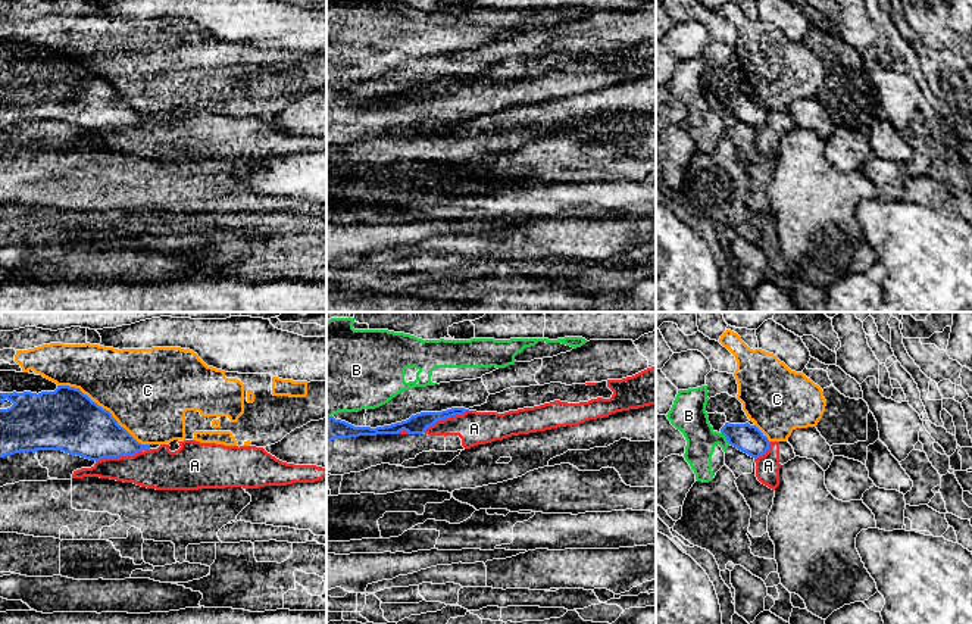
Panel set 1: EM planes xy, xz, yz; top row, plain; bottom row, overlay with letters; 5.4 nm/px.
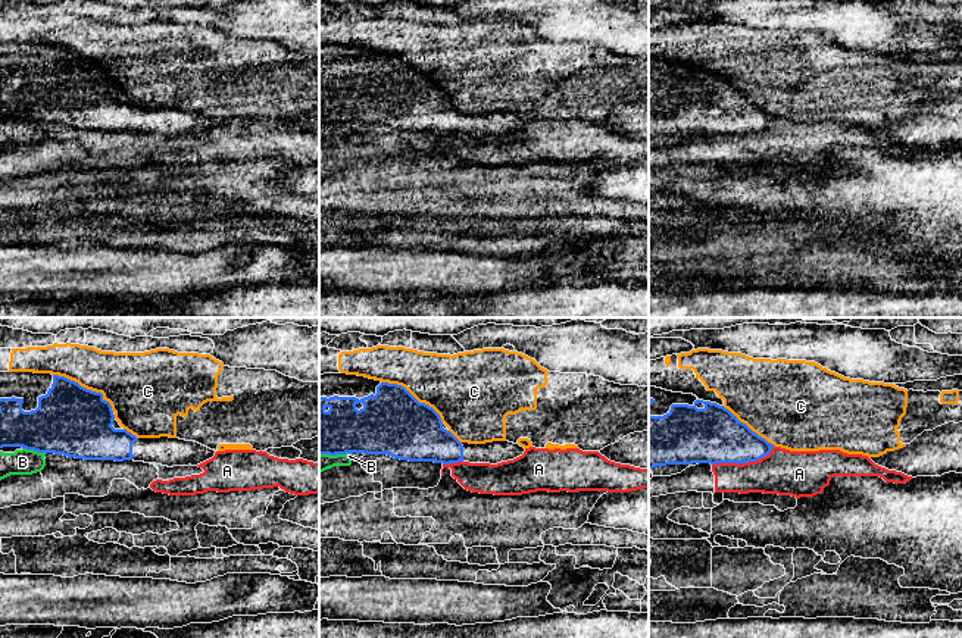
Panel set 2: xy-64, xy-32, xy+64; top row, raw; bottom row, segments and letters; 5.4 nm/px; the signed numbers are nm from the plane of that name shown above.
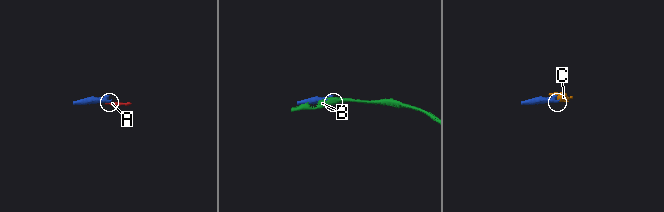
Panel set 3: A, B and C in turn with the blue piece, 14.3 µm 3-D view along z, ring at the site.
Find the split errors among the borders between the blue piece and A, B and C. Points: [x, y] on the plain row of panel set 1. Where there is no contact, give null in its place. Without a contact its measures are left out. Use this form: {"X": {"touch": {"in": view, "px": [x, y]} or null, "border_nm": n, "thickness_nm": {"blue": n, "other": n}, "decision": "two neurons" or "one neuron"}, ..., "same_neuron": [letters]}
{"A": {"touch": {"in": "xy", "px": [118, 127]}, "border_nm": 260, "thickness_nm": {"blue": 300, "other": 220}, "decision": "two neurons"}, "B": {"touch": {"in": "yz", "px": [725, 106]}, "border_nm": 90, "thickness_nm": {"blue": 160, "other": 200}, "decision": "two neurons"}, "C": {"touch": {"in": "xy", "px": [105, 80]}, "border_nm": 600, "thickness_nm": {"blue": 340, "other": 460}, "decision": "two neurons"}, "same_neuron": []}

